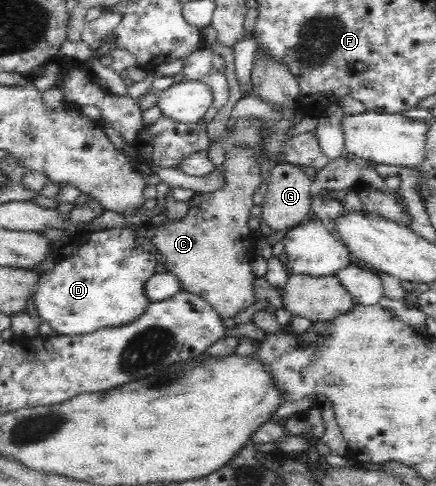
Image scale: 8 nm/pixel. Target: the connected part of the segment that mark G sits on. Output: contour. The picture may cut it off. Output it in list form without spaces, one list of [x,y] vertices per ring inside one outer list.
[[[279,164],[271,169],[259,218],[262,220],[265,233],[290,231],[307,219],[311,209],[311,193],[314,191],[314,187],[311,180],[297,168],[297,165]]]

